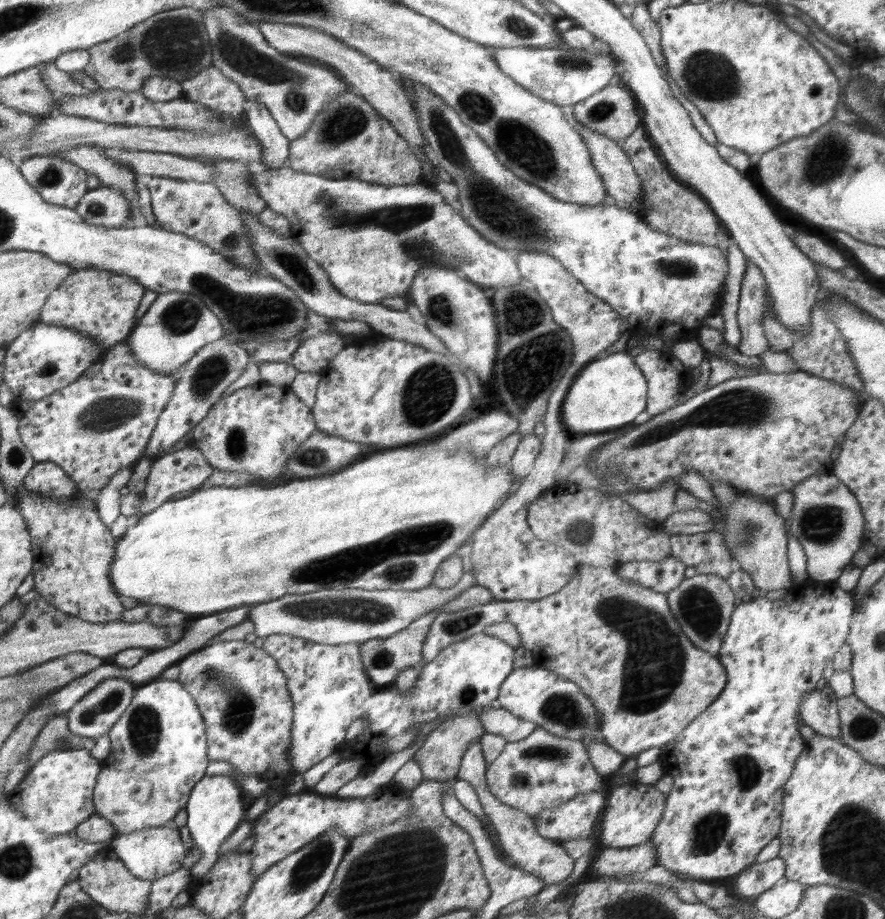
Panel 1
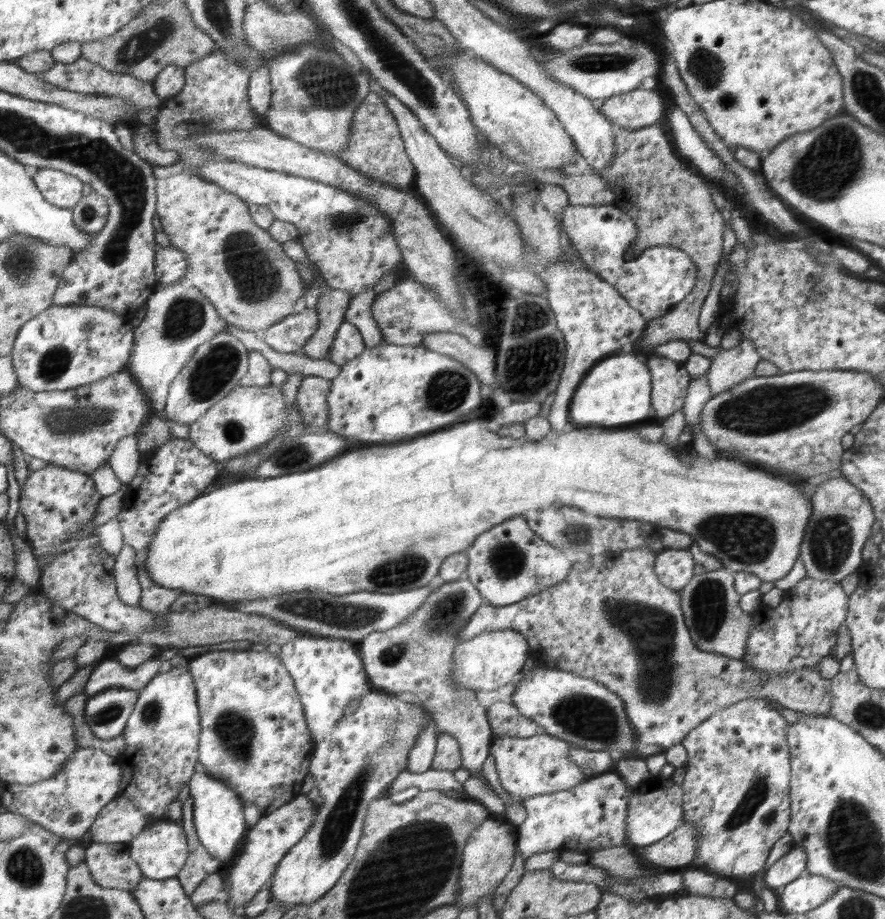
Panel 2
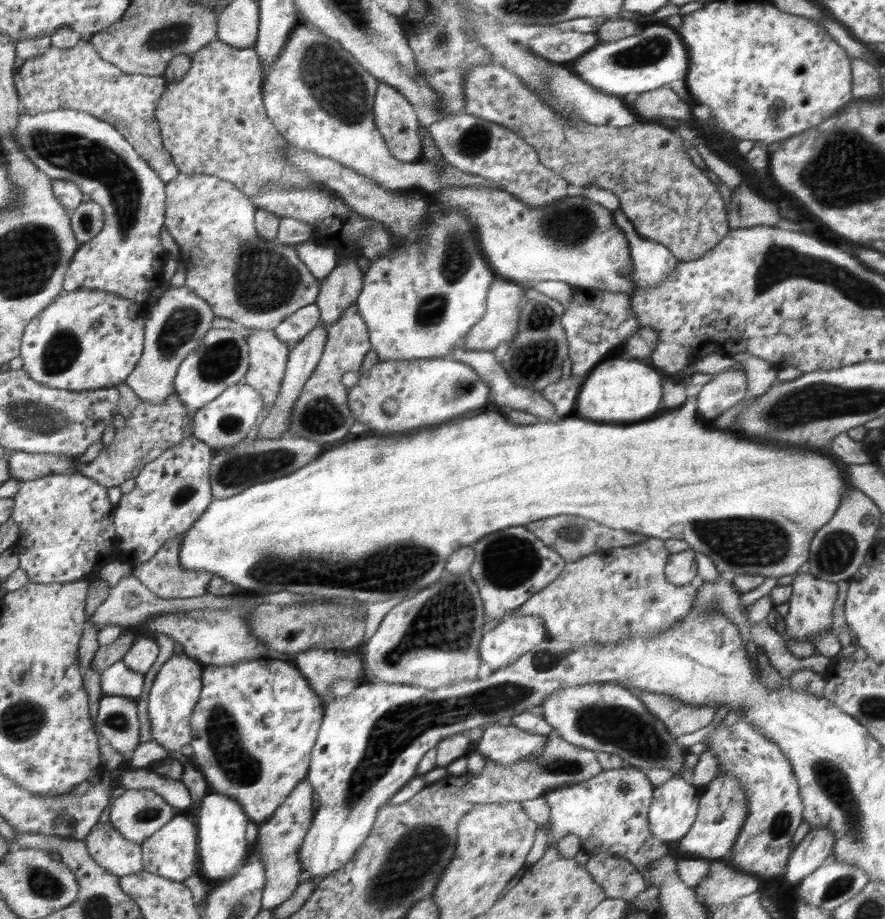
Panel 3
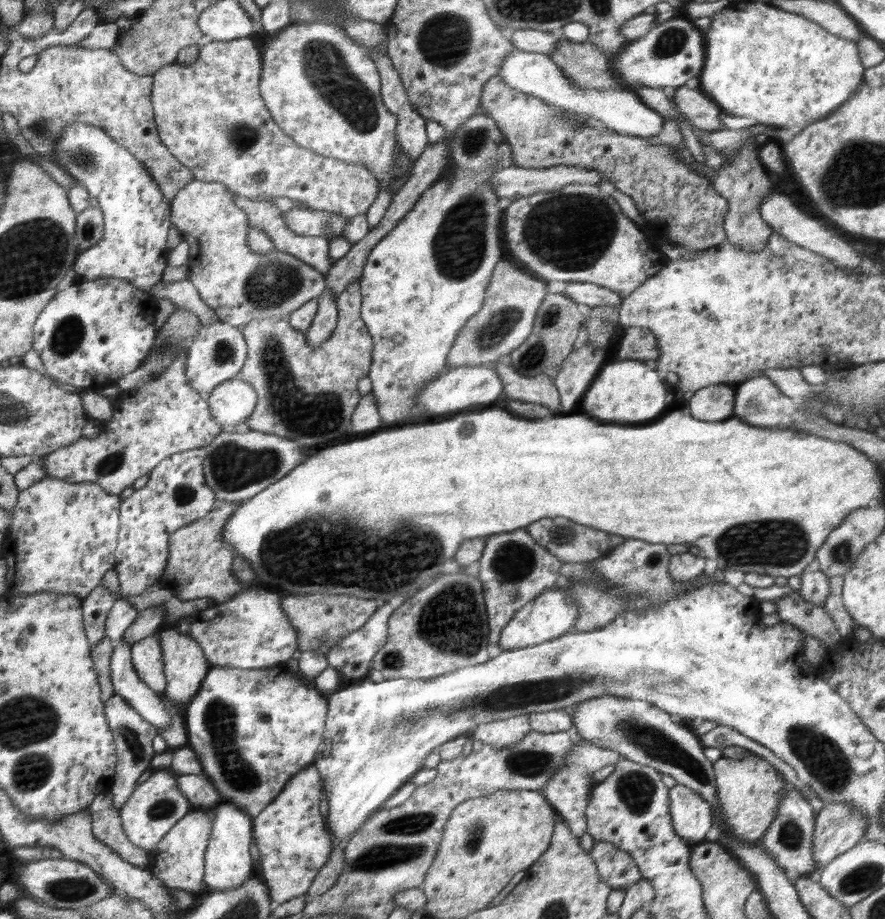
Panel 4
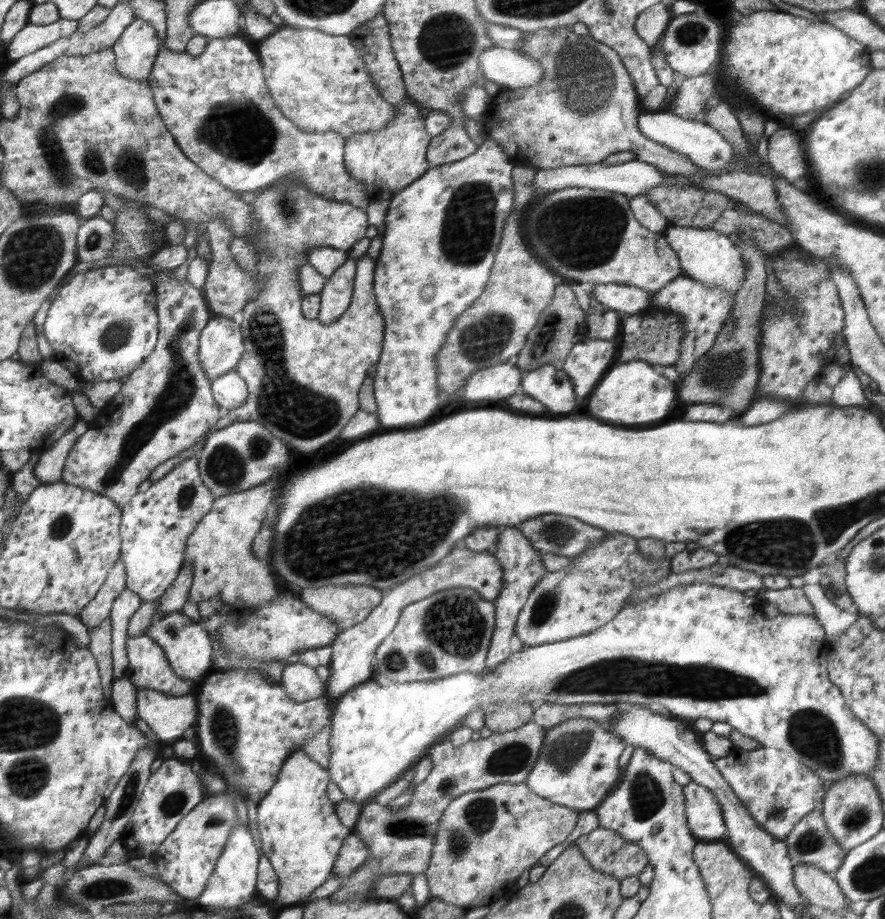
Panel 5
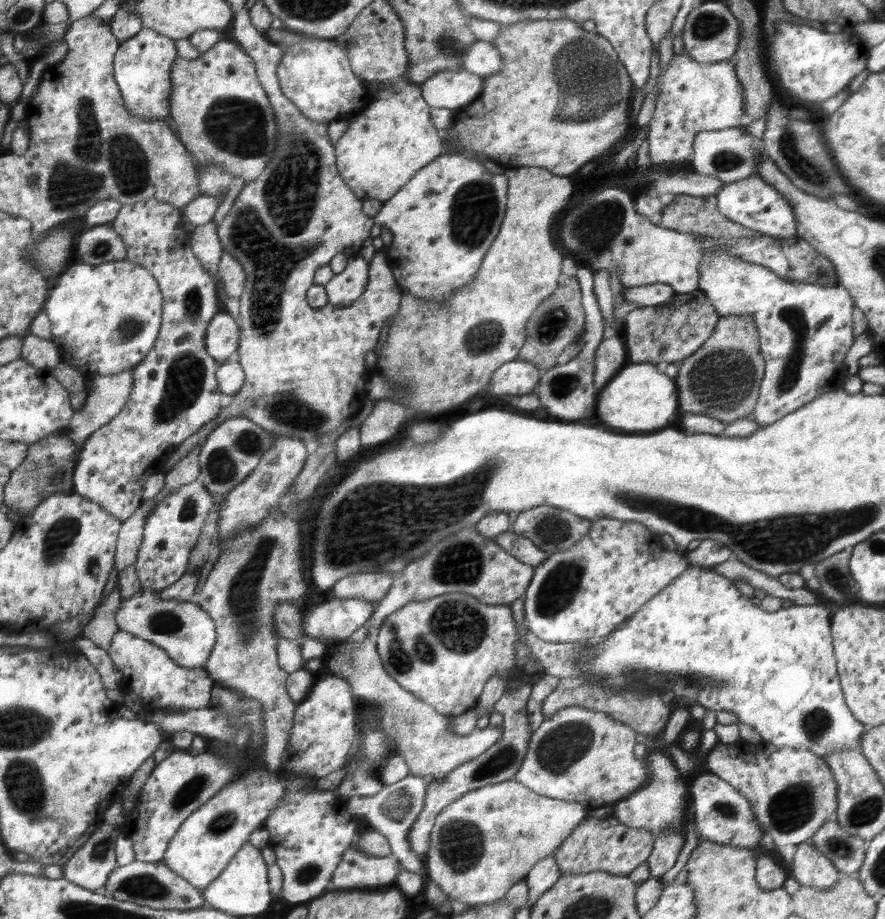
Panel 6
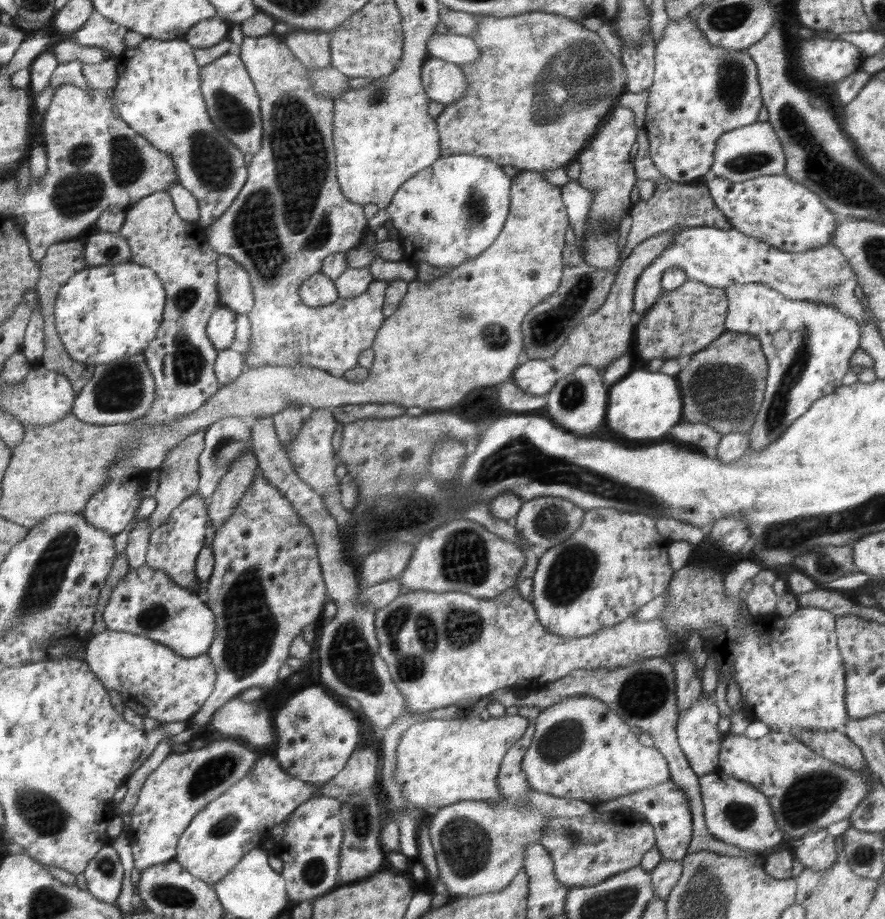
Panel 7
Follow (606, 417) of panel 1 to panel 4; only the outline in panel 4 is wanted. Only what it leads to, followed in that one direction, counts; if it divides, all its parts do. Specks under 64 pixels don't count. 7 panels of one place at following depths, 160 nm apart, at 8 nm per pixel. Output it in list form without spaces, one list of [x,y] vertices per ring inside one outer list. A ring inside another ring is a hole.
[[[610,358],[600,369],[597,377],[591,381],[583,396],[586,416],[594,416],[606,422],[642,422],[658,416],[666,408],[668,388],[662,382],[660,374],[648,368],[645,361]]]

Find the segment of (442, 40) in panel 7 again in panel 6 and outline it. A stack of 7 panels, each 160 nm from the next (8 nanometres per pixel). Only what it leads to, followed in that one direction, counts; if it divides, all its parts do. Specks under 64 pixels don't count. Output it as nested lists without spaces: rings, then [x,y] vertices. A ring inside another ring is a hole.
[[[476,40],[465,50],[462,66],[464,70],[484,78],[501,71],[503,58],[491,42]]]

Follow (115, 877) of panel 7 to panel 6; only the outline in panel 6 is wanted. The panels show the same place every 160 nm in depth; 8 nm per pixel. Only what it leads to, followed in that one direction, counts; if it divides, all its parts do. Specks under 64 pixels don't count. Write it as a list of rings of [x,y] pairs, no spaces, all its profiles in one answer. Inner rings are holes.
[[[104,824],[101,828],[94,831],[92,836],[86,840],[85,844],[74,854],[72,860],[66,863],[65,866],[62,866],[62,876],[65,880],[72,881],[78,886],[82,886],[84,889],[90,889],[91,891],[96,892],[98,888],[104,888],[106,883],[109,882],[109,876],[116,870],[116,856],[114,856],[114,842],[116,838],[120,836],[120,832],[123,831],[119,829],[116,825]]]

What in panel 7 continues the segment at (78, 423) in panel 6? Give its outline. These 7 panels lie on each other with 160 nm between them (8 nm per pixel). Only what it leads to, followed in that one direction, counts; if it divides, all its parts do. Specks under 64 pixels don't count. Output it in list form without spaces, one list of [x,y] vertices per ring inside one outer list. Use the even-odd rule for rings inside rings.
[[[141,352],[124,360],[95,365],[93,375],[81,394],[77,395],[71,413],[88,424],[130,423],[150,410],[152,402],[154,402],[154,379]]]

